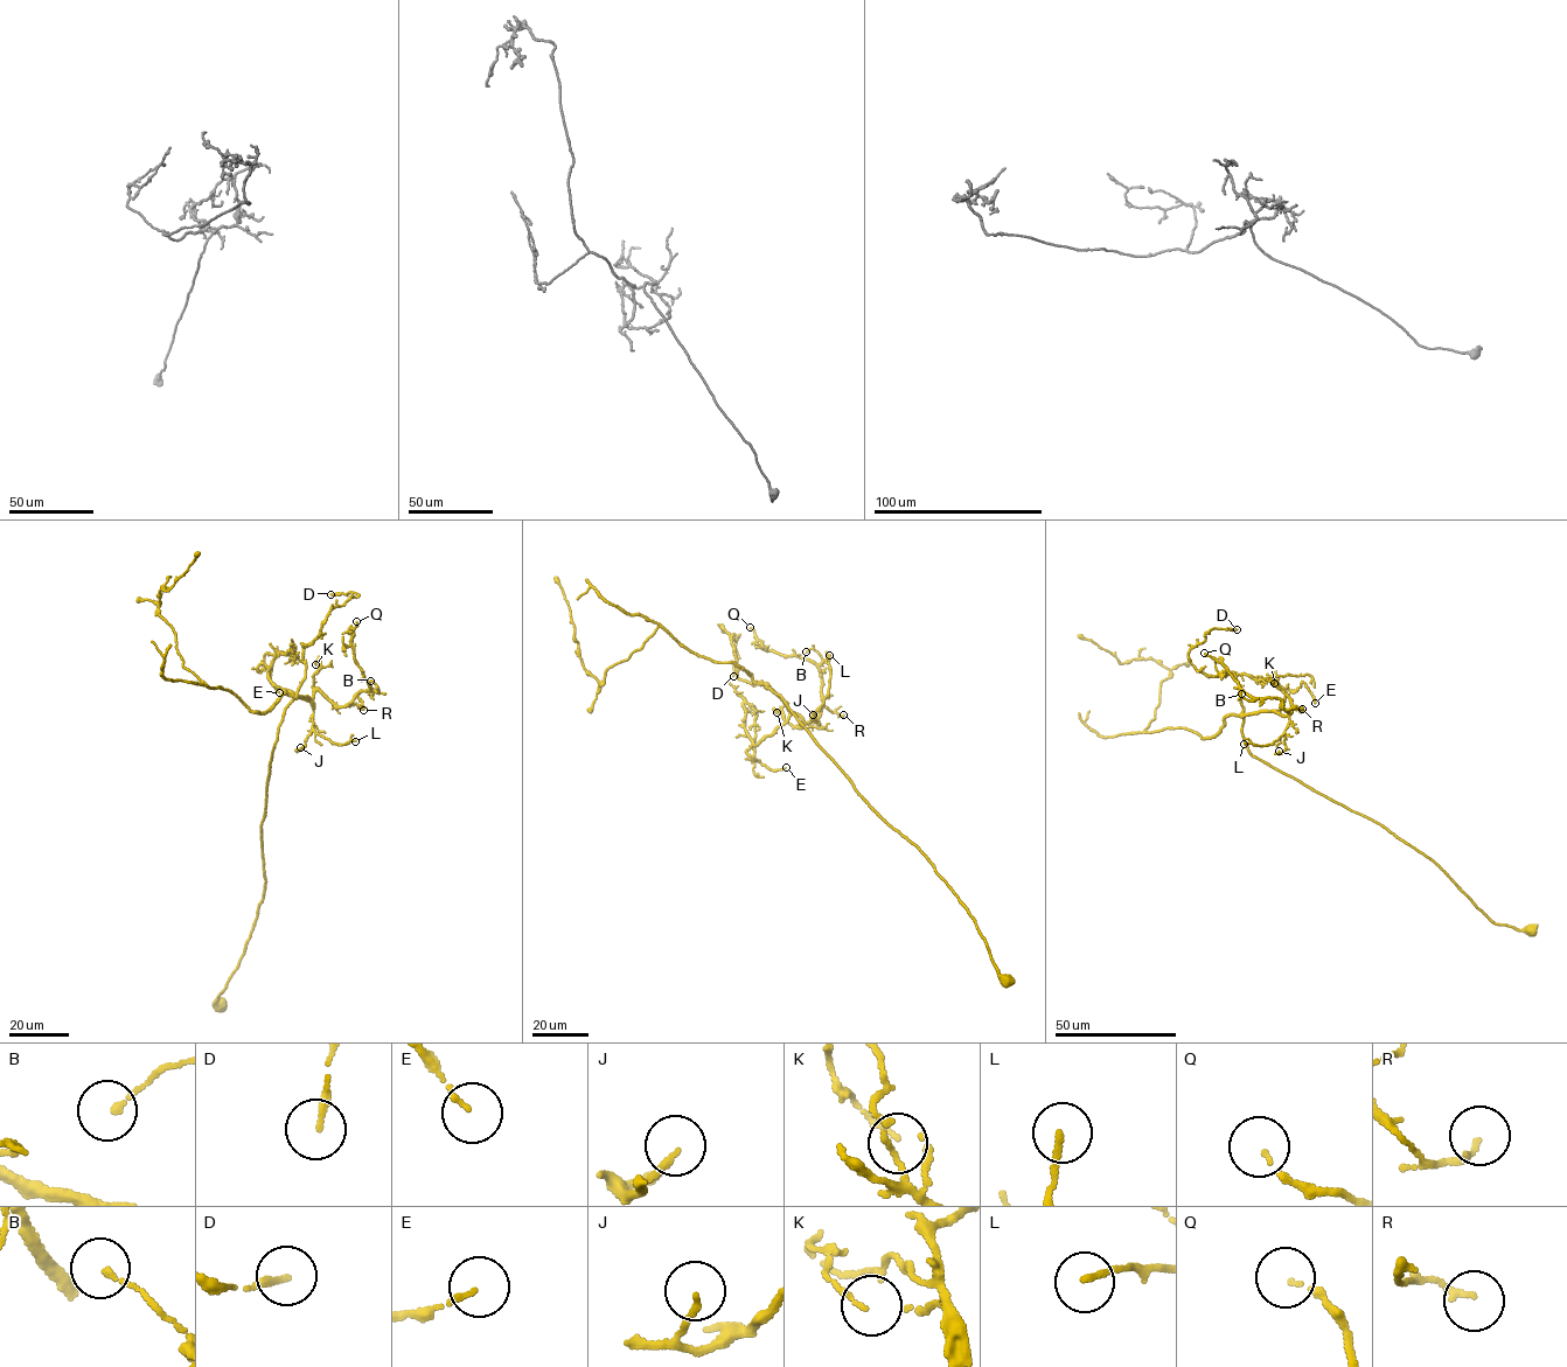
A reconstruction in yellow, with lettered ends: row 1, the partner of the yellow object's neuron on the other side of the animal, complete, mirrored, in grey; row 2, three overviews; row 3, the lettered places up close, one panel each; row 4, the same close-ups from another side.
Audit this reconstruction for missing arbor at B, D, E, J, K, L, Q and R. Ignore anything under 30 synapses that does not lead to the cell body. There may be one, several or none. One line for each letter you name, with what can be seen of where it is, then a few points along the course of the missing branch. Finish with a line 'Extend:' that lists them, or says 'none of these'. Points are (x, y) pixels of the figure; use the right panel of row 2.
Extend: none of these

